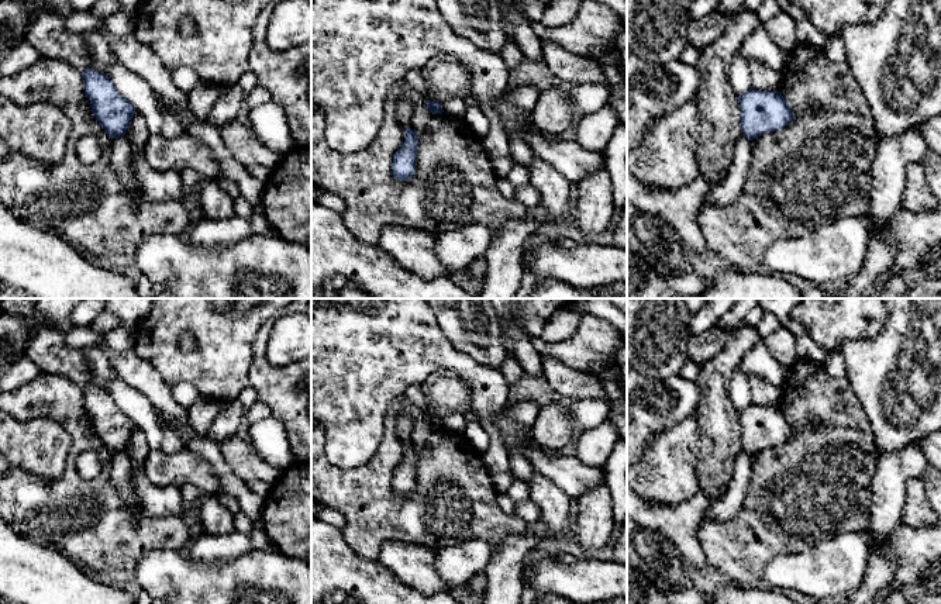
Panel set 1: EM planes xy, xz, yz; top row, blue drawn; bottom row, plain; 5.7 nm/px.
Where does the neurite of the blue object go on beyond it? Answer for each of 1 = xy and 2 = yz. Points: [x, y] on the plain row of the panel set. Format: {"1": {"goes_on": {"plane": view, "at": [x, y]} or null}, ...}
{"1": {"goes_on": null}, "2": {"goes_on": null}}

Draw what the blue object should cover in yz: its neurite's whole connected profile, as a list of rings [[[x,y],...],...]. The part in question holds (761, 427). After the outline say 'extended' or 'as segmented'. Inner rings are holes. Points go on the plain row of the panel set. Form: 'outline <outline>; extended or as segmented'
outline [[[749,404],[738,411],[741,421],[741,445],[749,456],[783,445],[794,435],[794,427],[780,407]]]; as segmented

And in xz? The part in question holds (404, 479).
outline [[[406,442],[406,455],[396,467],[392,477],[392,490],[400,497],[409,497],[417,486],[418,452],[416,446]]]; as segmented

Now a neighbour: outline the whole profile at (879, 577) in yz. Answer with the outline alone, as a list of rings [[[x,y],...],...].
[[[869,545],[869,567],[859,587],[838,604],[876,604],[882,594],[896,586],[896,560],[892,545]]]

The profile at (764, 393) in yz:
[[[749,377],[749,391],[752,403],[761,407],[780,407],[783,400],[782,389],[761,377]]]

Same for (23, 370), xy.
[[[25,355],[15,362],[0,382],[0,391],[13,391],[41,373],[39,367]]]

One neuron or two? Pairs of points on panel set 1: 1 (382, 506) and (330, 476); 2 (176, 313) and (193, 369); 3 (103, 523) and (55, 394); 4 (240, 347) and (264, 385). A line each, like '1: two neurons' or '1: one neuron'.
1: one neuron
2: one neuron
3: one neuron
4: two neurons

